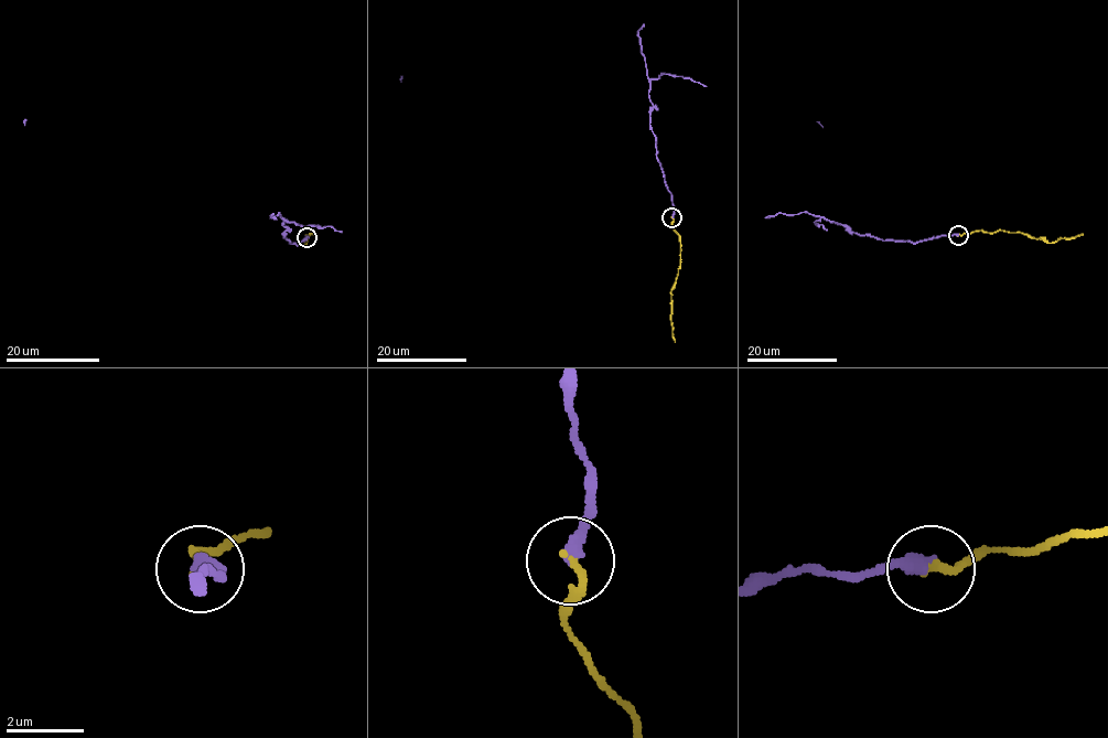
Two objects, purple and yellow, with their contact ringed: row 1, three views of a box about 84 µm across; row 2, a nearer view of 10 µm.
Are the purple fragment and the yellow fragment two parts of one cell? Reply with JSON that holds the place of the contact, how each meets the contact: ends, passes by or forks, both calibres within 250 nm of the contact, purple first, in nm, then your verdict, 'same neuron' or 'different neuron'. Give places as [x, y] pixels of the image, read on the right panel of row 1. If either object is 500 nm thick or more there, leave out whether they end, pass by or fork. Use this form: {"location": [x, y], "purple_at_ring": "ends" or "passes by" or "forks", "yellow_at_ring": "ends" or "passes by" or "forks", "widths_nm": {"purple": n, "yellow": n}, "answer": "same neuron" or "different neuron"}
{"location": [958, 235], "purple_at_ring": "ends", "yellow_at_ring": "ends", "widths_nm": {"purple": 380, "yellow": 180}, "answer": "same neuron"}

